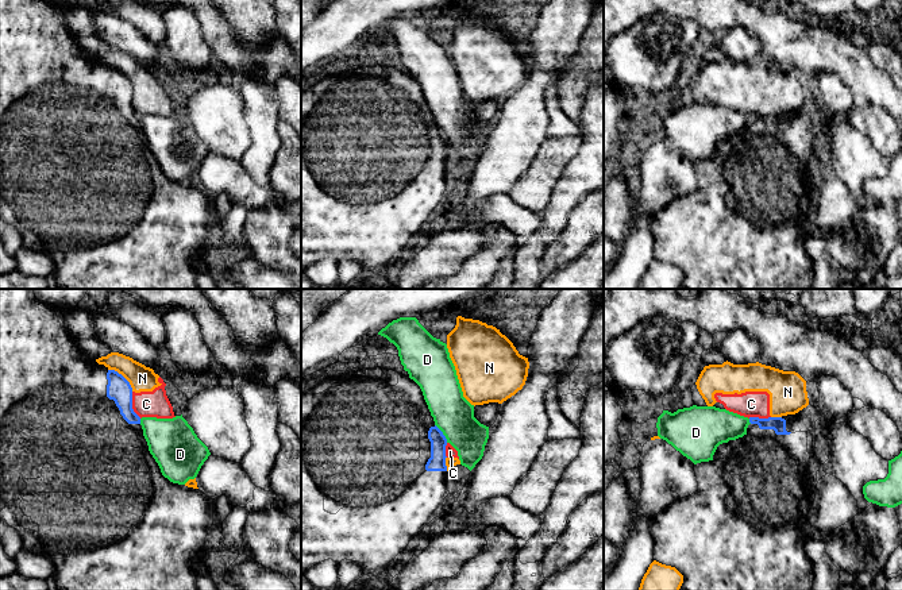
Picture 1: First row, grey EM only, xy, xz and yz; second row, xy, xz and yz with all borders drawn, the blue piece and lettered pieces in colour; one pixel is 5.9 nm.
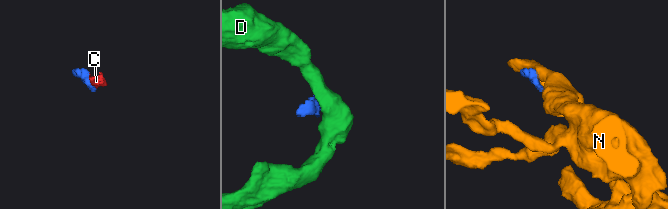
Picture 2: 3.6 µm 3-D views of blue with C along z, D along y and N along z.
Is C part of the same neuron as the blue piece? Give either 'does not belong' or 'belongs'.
does not belong

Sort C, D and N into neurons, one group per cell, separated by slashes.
C N / D

